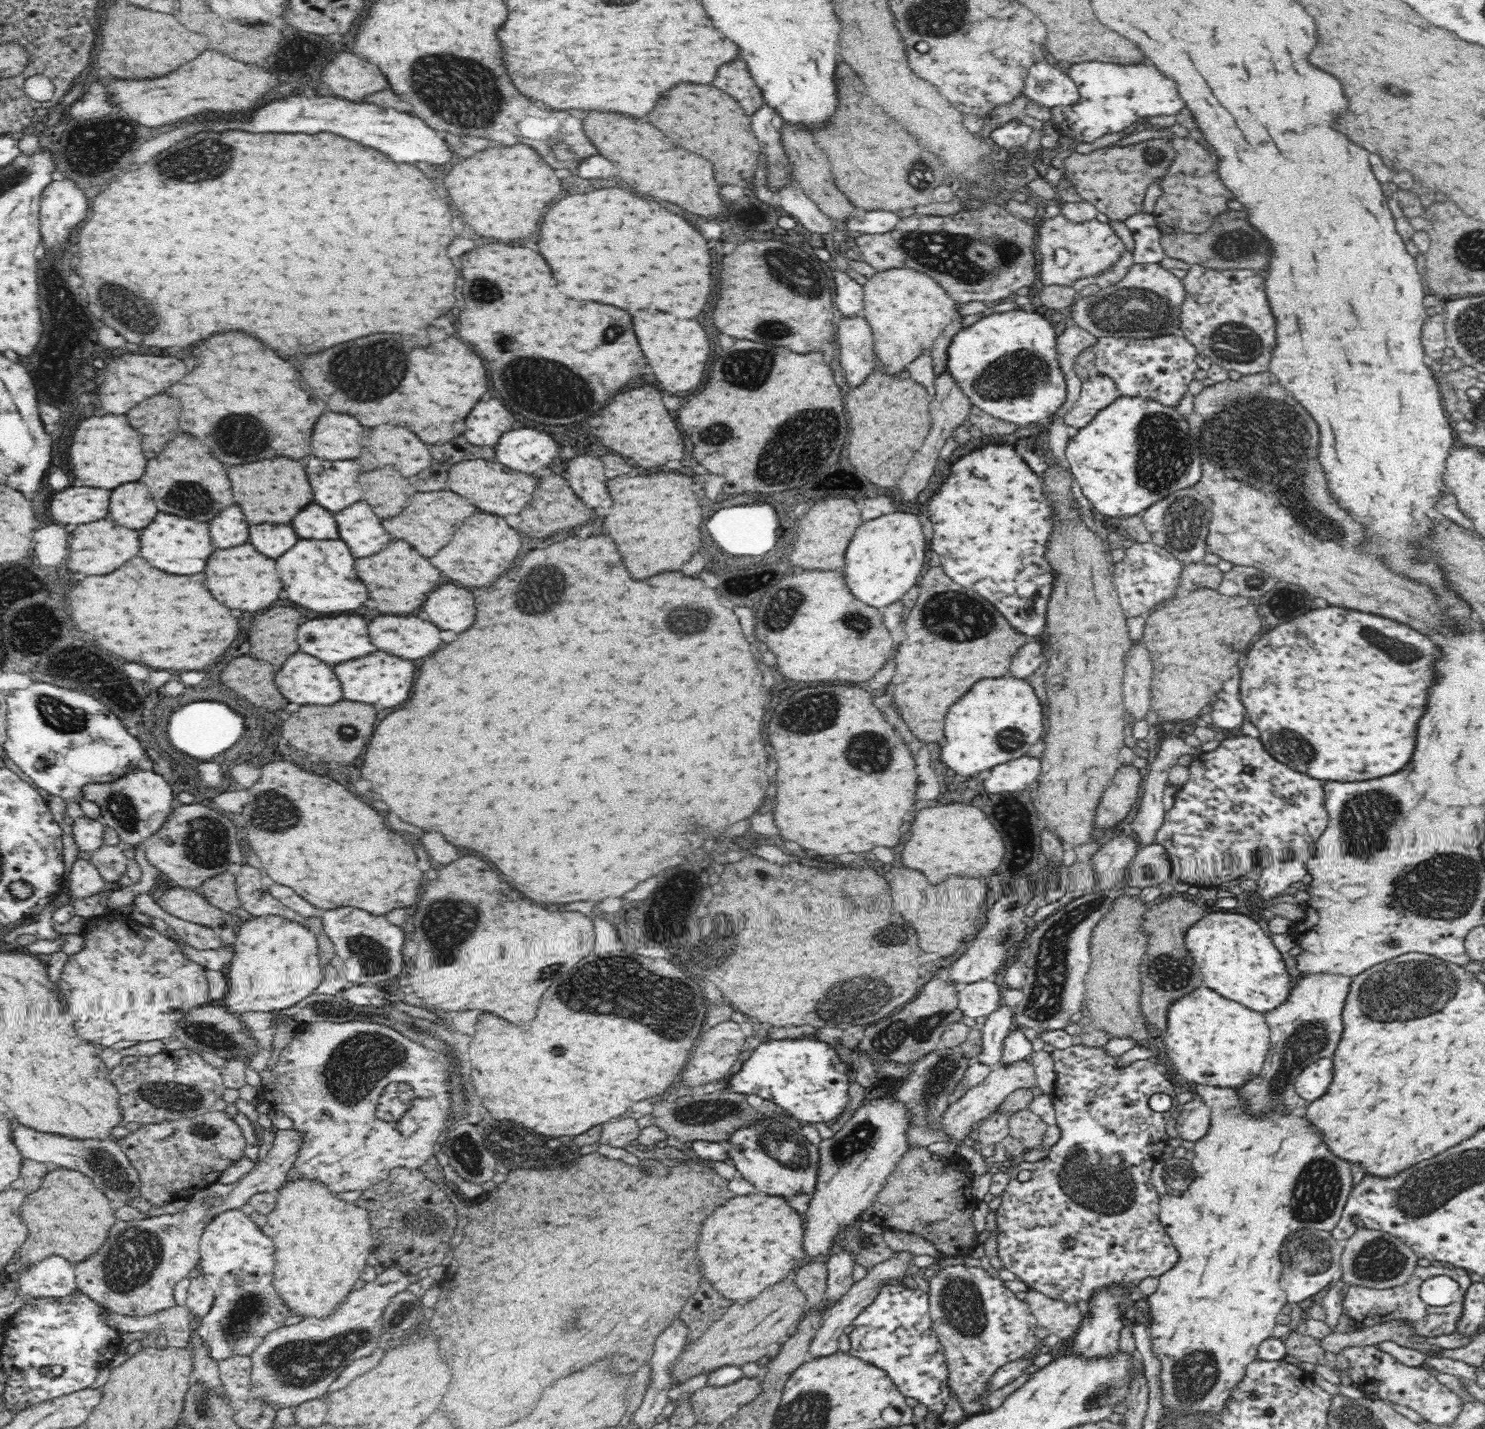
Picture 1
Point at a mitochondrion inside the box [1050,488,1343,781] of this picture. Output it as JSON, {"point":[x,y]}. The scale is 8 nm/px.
{"point":[1183,521]}

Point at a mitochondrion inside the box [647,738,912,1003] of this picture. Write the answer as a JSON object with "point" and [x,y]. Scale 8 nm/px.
{"point":[709,959]}

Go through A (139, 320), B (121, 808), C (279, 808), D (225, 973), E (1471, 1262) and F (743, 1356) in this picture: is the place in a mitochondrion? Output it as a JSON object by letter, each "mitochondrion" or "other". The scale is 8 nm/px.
{"A":"mitochondrion","B":"mitochondrion","C":"mitochondrion","D":"other","E":"other","F":"other"}

